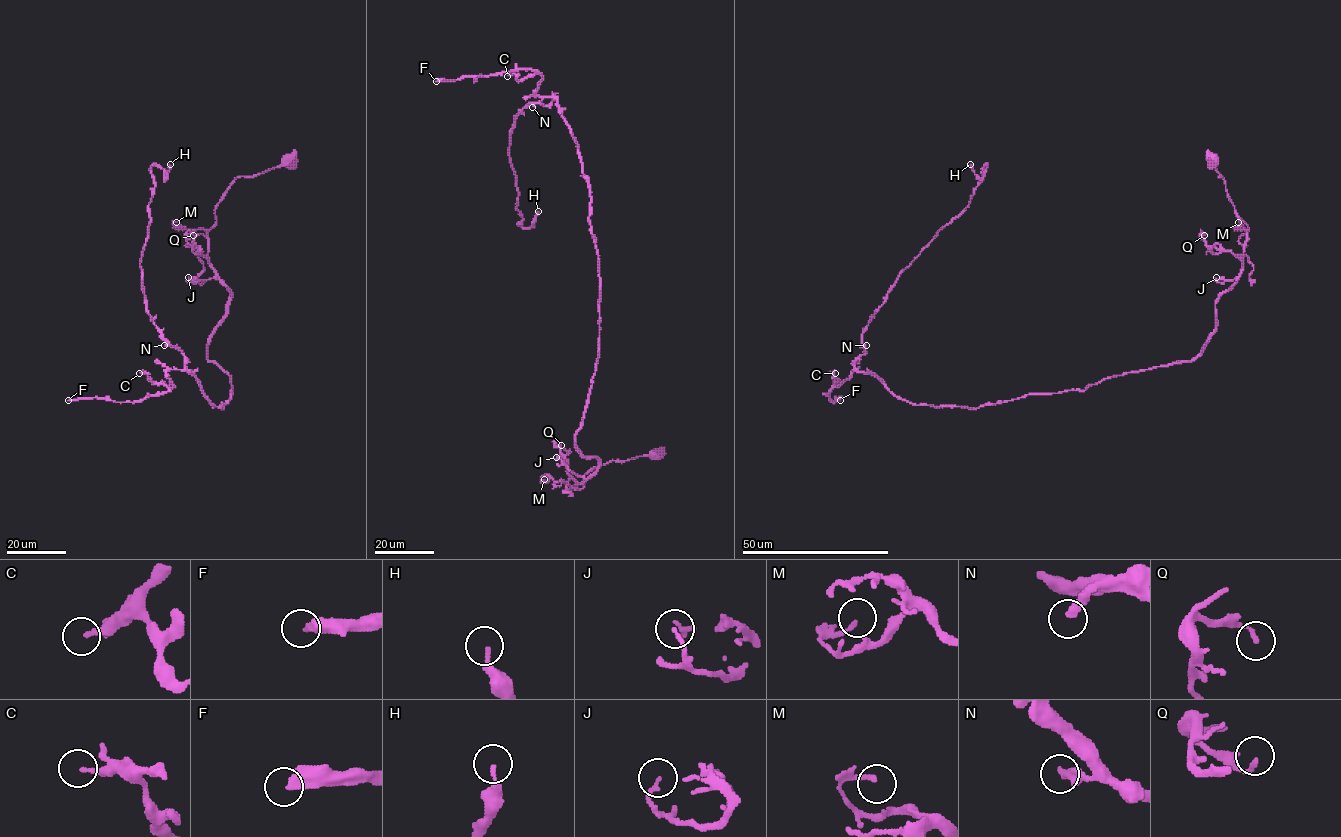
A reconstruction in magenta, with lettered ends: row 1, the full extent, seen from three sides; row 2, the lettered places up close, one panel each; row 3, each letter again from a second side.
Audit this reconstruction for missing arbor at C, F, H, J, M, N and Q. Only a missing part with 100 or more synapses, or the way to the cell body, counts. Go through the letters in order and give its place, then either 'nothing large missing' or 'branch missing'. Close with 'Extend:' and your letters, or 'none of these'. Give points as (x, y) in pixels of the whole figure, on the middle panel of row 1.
C: at (507, 76); nothing large missing
F: at (436, 81); branch missing
H: at (538, 211); nothing large missing
J: at (556, 457); nothing large missing
M: at (544, 479); nothing large missing
N: at (532, 107); nothing large missing
Q: at (561, 445); nothing large missing
Extend: F

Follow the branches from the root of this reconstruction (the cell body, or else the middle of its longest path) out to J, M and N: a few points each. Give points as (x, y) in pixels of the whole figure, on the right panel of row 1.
J: (1212, 161), (1224, 181), (1236, 214), (1248, 227), (1239, 276), (1223, 283), (1218, 283), (1216, 277)
M: (1212, 161), (1224, 181), (1236, 214), (1248, 230), (1241, 230), (1238, 227), (1242, 224), (1238, 222)
N: (1212, 161), (1248, 232), (1239, 277), (1191, 360), (965, 408), (898, 398), (855, 368), (866, 345)

